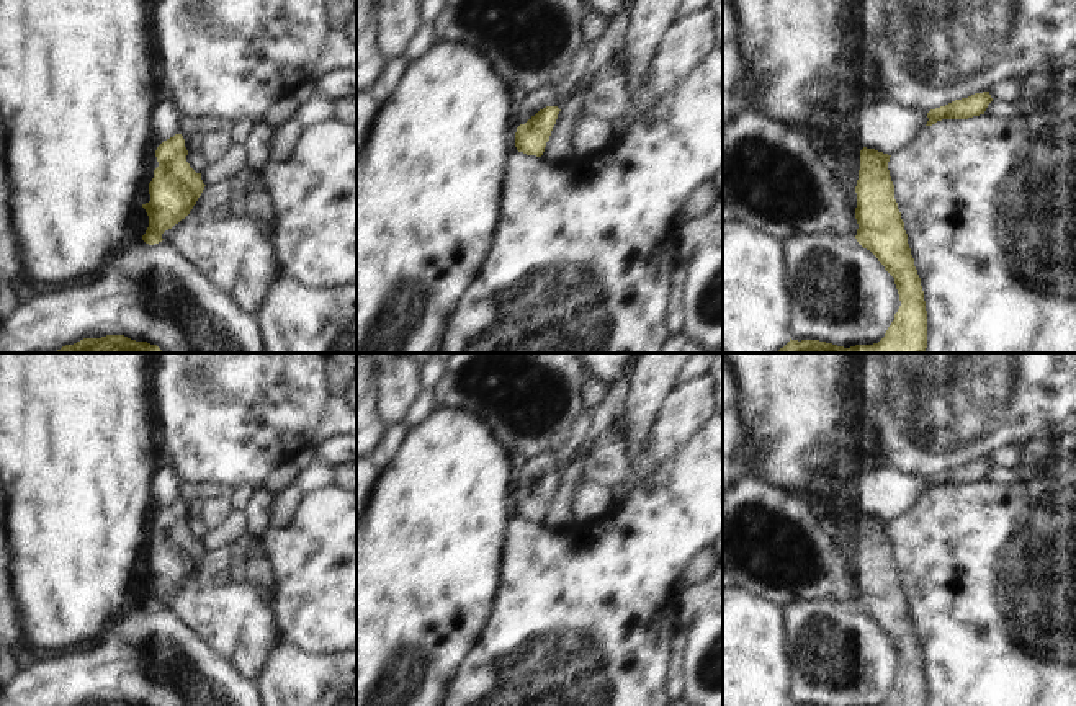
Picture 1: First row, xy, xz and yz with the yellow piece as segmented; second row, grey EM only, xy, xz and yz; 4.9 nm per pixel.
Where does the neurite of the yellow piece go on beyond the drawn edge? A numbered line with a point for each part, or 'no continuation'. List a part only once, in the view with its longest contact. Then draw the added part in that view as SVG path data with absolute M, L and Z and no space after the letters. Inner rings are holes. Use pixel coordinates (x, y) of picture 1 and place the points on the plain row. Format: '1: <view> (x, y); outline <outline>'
1: xy (154, 530); outline M160 507L160 508L155 512L155 516L157 516L157 513L159 513L162 508L164 508L164 507ZM154 516L154 520L152 520L150 531L149 531L149 549L150 549L152 544L154 544L154 536L159 533L159 528L157 528L157 523L155 523L155 516ZM147 549L147 552L146 552L144 570L150 567L149 549Z

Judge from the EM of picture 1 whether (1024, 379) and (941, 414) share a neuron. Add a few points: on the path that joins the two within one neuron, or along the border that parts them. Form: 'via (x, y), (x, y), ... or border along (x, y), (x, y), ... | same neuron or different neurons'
via (1003, 401), (991, 412), (962, 412) | same neuron

